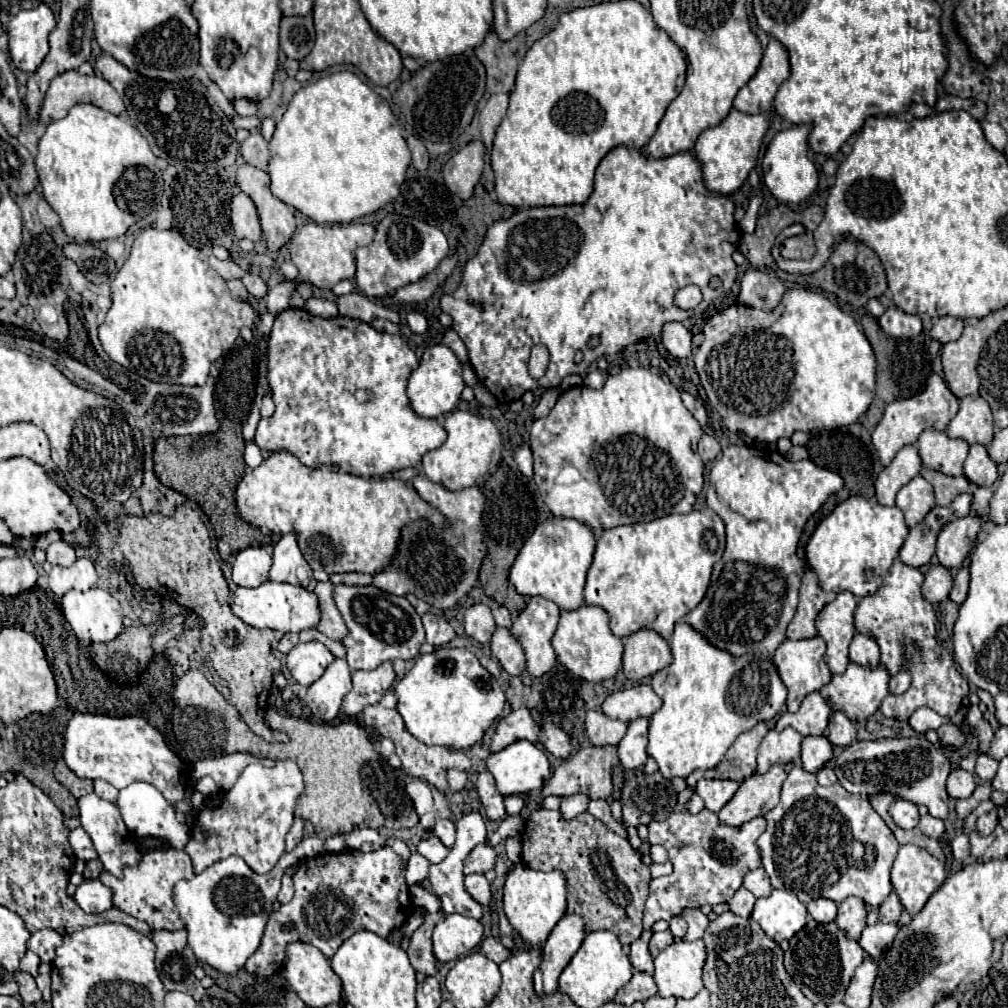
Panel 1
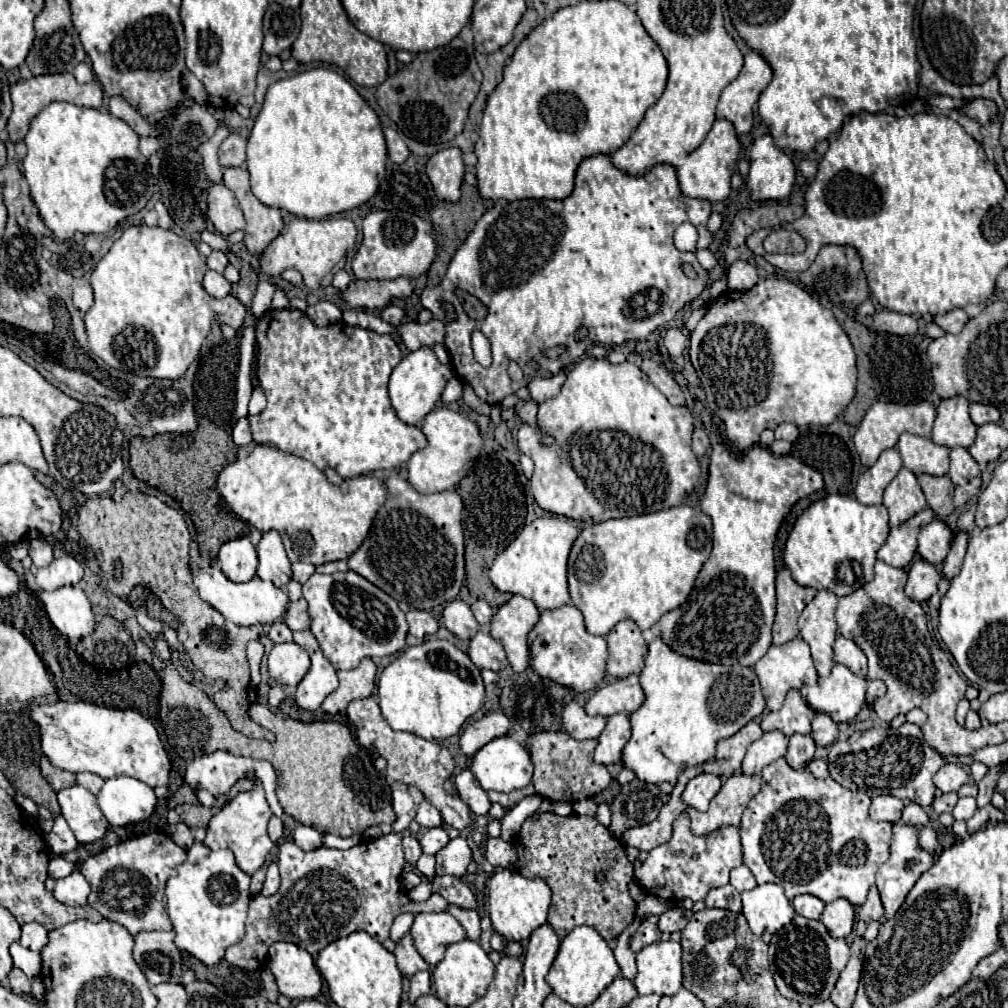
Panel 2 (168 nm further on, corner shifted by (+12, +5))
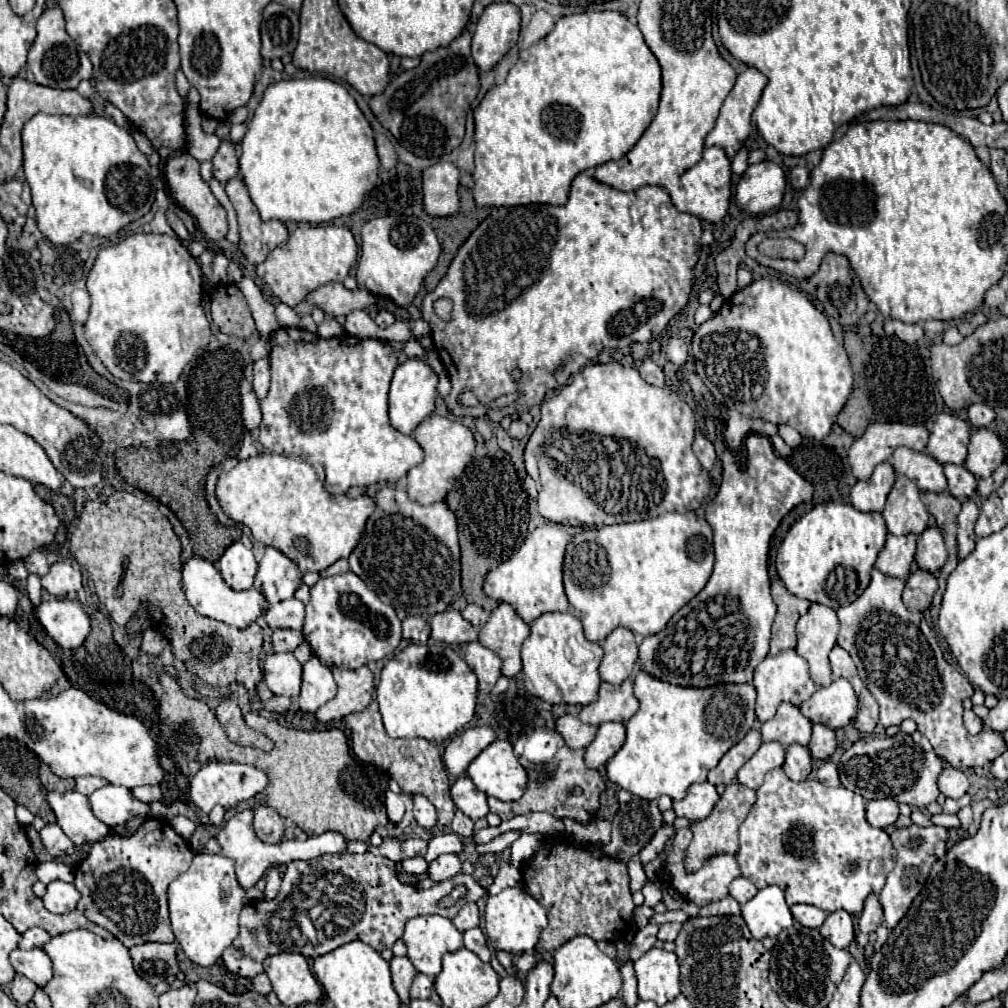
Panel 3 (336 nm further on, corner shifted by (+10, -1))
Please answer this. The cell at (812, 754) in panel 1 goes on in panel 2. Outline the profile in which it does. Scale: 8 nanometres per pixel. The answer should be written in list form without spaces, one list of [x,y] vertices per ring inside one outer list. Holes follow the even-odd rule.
[[[793,734],[789,738],[789,748],[787,748],[787,754],[785,754],[785,760],[791,768],[795,770],[803,770],[813,754],[815,754],[815,740],[811,736],[803,736],[803,734]]]

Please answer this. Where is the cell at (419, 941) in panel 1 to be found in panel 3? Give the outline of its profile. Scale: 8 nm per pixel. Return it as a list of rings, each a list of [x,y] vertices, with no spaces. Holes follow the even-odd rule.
[[[407,956],[403,958],[393,958],[391,960],[391,976],[393,976],[393,986],[395,986],[395,992],[399,994],[399,1000],[405,1004],[409,1002],[409,986],[415,978],[415,968],[413,964],[409,962]]]

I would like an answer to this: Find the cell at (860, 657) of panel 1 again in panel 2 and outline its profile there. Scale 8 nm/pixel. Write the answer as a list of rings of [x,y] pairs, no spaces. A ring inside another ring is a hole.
[[[839,634],[835,640],[835,646],[833,646],[833,652],[835,652],[835,662],[845,664],[851,672],[855,672],[855,674],[867,672],[867,656],[853,640]]]

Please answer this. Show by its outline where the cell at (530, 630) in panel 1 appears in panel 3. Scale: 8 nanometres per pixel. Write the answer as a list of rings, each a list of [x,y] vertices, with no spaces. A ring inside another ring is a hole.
[[[501,602],[489,616],[489,622],[479,630],[479,644],[493,650],[503,660],[503,676],[515,678],[521,674],[521,644],[529,636],[529,624],[525,624],[511,604]]]

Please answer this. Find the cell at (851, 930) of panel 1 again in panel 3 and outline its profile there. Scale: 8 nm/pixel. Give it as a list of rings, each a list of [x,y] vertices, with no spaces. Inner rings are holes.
[[[845,910],[831,912],[821,926],[821,936],[837,948],[847,948],[855,938],[855,924],[851,914]]]

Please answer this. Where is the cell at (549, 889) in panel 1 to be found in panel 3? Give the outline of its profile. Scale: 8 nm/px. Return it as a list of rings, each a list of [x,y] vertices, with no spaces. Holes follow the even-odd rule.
[[[505,888],[497,896],[487,898],[485,908],[485,930],[495,950],[505,950],[509,954],[523,954],[533,952],[541,930],[547,926],[547,912],[545,908],[527,894],[525,888]]]

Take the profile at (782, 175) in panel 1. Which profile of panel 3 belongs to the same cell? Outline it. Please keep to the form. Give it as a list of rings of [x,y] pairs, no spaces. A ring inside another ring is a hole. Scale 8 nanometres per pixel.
[[[763,160],[759,164],[751,164],[739,178],[735,186],[735,204],[747,214],[765,214],[781,204],[783,190],[783,170],[775,162]]]

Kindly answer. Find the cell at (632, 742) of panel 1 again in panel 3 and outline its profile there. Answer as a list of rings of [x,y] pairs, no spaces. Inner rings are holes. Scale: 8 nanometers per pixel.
[[[605,722],[597,728],[595,740],[585,748],[585,764],[593,770],[599,770],[607,760],[623,746],[625,726],[621,722]]]

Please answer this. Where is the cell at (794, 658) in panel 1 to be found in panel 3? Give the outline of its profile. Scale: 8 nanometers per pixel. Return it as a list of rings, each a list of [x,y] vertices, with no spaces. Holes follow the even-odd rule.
[[[785,650],[777,656],[767,656],[757,668],[755,668],[755,676],[751,682],[757,690],[757,702],[755,702],[755,714],[757,720],[763,724],[769,718],[773,718],[777,706],[781,702],[791,702],[793,706],[801,706],[817,688],[809,678],[809,666],[807,662],[795,652],[795,650]]]

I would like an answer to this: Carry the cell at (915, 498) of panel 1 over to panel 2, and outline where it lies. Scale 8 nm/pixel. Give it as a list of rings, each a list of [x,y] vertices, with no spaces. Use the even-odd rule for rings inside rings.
[[[901,468],[899,474],[891,480],[883,494],[883,504],[889,510],[889,524],[899,526],[917,512],[921,512],[927,502],[915,474],[907,468]]]

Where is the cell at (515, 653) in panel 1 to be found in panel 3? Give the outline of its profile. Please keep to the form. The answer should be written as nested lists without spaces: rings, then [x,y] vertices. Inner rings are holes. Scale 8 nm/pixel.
[[[469,642],[465,648],[465,662],[477,674],[479,690],[483,694],[489,694],[497,678],[501,676],[501,658],[493,650],[481,646],[479,642]]]

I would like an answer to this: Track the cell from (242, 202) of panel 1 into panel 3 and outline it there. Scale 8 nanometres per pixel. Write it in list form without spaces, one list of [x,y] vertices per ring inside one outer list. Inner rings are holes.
[[[189,152],[173,156],[173,158],[169,158],[169,162],[165,166],[165,178],[167,178],[167,186],[169,186],[173,200],[179,206],[183,206],[191,216],[195,216],[197,226],[205,234],[205,238],[211,242],[223,240],[227,236],[227,214],[223,210],[223,206],[217,202],[217,198],[213,196],[213,192],[209,190],[209,184],[201,180],[199,162]]]

